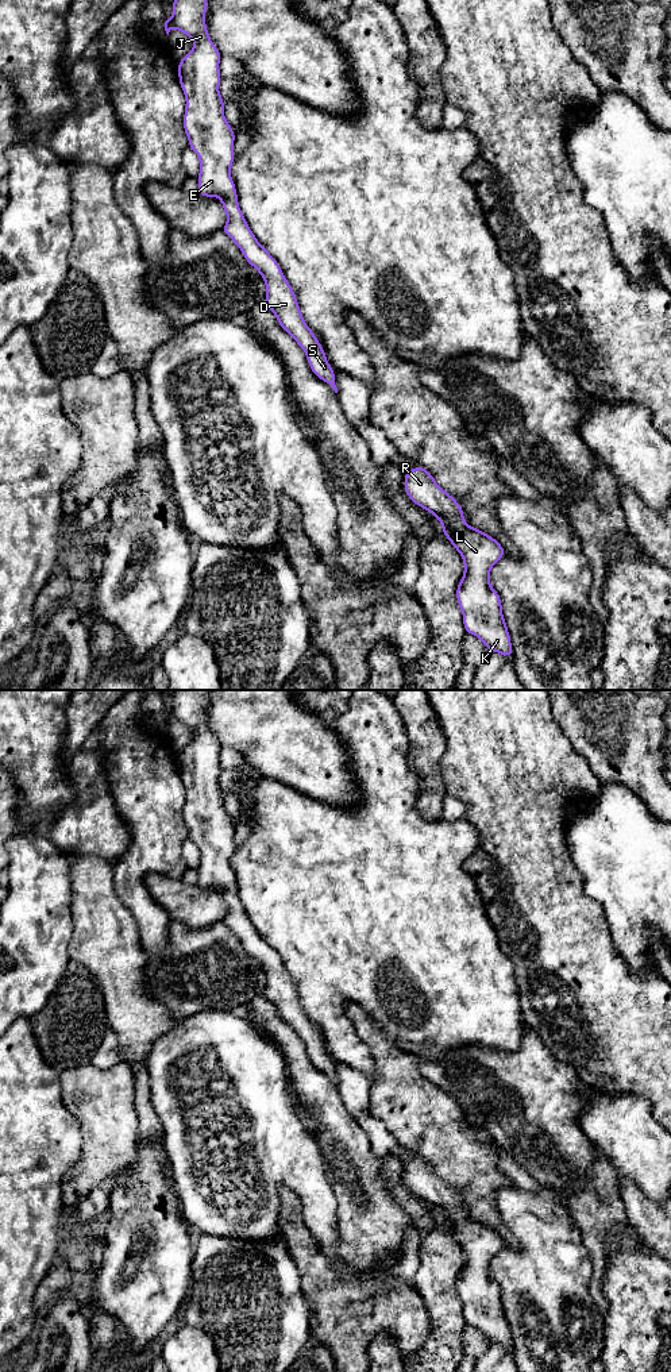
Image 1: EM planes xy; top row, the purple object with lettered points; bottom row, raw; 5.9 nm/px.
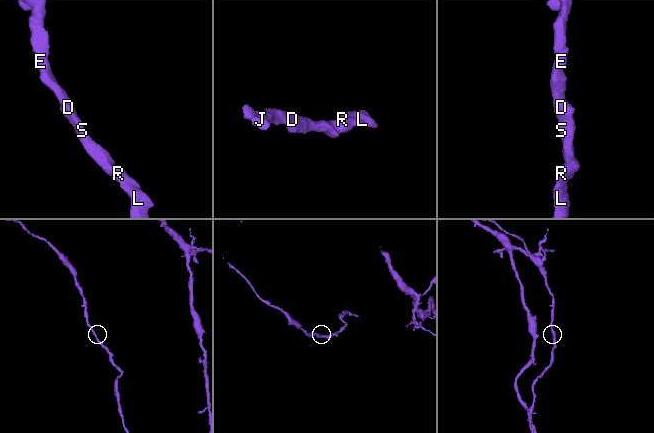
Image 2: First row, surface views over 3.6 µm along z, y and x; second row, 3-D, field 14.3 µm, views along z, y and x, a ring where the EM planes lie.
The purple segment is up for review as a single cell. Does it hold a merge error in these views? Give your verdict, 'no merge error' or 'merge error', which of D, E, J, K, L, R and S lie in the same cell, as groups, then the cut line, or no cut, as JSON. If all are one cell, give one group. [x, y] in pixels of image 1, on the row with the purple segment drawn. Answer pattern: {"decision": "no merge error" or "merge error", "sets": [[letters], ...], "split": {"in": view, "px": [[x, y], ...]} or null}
{"decision": "no merge error", "sets": [["D", "E", "J", "K", "L", "R", "S"]], "split": null}

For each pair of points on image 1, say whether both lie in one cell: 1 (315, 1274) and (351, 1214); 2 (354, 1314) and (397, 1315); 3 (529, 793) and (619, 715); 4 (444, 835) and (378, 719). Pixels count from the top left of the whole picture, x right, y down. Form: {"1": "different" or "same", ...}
{"1": "different", "2": "same", "3": "different", "4": "same"}

